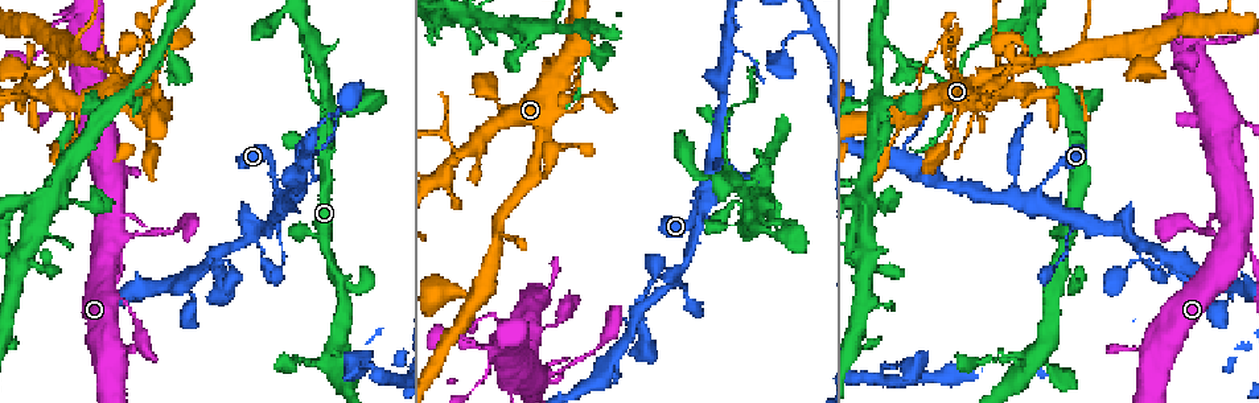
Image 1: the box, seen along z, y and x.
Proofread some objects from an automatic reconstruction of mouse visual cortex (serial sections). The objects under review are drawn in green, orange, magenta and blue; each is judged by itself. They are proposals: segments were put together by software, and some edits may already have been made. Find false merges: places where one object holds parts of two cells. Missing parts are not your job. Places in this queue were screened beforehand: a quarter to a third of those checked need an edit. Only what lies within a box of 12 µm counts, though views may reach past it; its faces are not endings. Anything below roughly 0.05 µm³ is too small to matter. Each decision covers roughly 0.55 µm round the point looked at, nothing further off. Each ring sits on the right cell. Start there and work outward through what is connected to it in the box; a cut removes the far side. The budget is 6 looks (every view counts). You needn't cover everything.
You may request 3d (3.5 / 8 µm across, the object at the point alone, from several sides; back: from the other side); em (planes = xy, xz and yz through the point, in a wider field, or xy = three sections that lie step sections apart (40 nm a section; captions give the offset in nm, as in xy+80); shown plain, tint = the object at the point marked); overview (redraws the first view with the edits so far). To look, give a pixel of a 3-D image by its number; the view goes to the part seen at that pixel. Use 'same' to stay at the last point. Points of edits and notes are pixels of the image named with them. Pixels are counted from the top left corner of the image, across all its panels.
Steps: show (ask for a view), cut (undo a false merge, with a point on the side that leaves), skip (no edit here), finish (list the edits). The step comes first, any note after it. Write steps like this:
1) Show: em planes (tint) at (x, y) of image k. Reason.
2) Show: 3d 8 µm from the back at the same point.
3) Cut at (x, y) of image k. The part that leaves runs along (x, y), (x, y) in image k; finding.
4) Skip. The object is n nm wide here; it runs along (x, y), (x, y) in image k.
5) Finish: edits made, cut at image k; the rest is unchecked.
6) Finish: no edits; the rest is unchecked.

Show: 3d 3.5 µm from the back at (108, 67) of image 1.

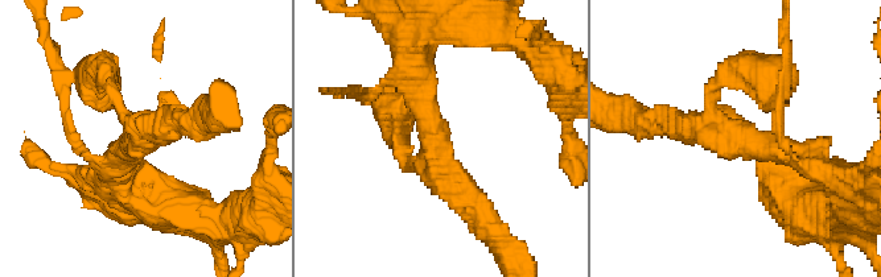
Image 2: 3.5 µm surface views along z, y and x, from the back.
Show: em xy step 1 (tint) at (713, 134) of image 2.

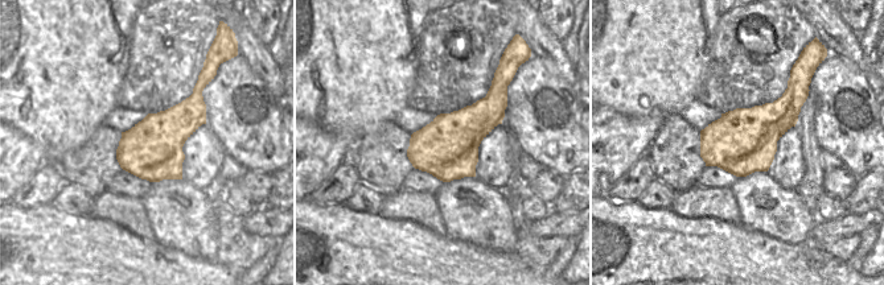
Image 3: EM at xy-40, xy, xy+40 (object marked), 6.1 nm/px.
Skip. The arms are 150, 300, 300 nm wide; it runs along (416, 86), (440, 174), (493, 231) in image 2; all the same cell.

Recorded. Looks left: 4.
Show: 3d 3.5 µm at (696, 225) of image 1. Calibre changes.

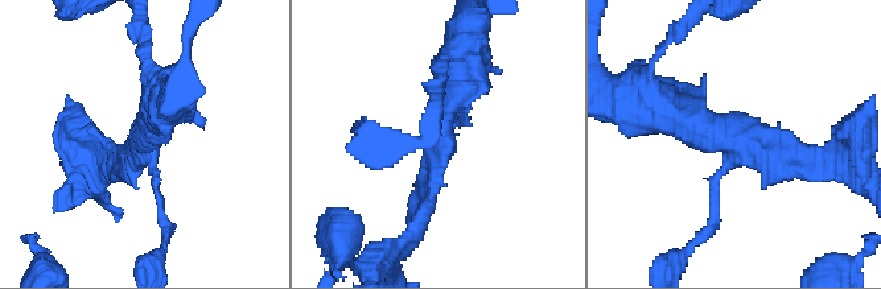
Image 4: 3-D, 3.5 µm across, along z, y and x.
Show: em planes (tint) at (146, 141) of image 4. 3 arms meet here; the arms are 100, 250, 400 nm wide; now the EM.

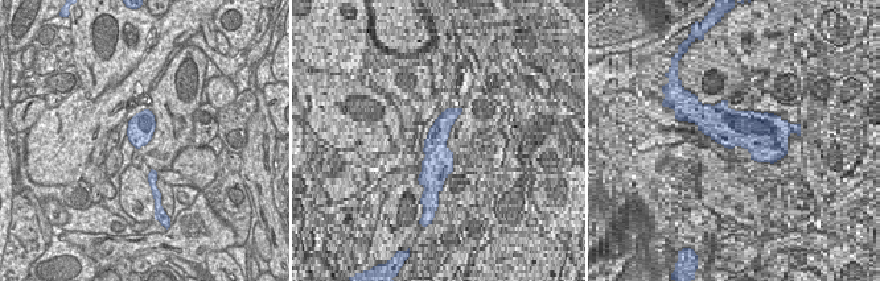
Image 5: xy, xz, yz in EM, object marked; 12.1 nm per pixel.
Skip. The object is 320 nm wide here; it runs along (663, 108), (812, 169) in image 4; one cell here.

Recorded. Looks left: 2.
Show: 3d 3.5 µm from the back at (757, 215) of image 1. Two arms in line, one across.

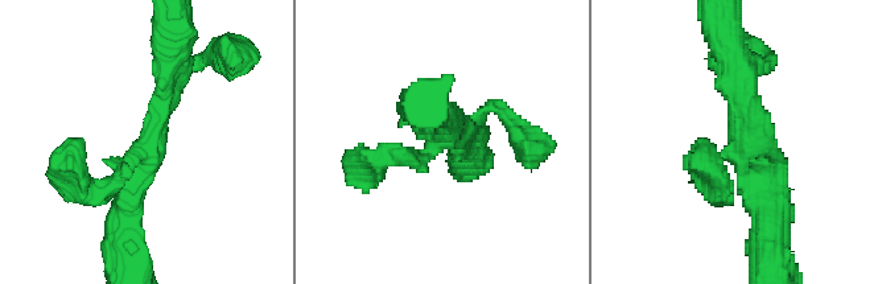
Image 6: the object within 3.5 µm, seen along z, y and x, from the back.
Skip. The arms are 200, 300, 350 nm wide; it runs along (172, 66), (123, 225) in image 6; continuous, no second cell.

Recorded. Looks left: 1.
Finish: no edits; the rest is unchecked.

